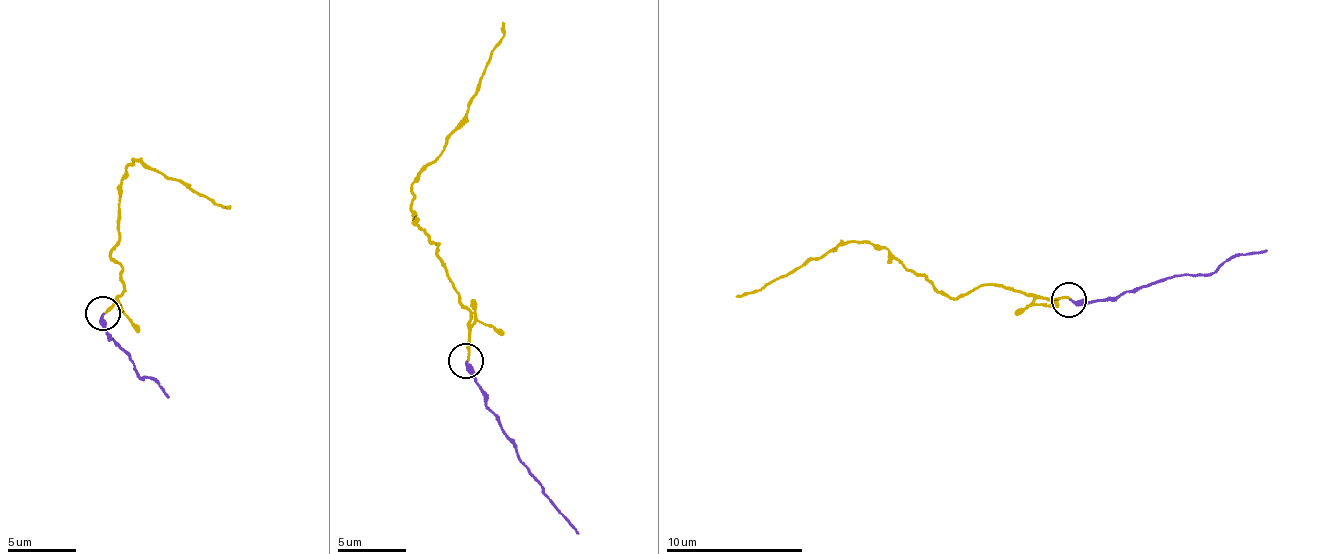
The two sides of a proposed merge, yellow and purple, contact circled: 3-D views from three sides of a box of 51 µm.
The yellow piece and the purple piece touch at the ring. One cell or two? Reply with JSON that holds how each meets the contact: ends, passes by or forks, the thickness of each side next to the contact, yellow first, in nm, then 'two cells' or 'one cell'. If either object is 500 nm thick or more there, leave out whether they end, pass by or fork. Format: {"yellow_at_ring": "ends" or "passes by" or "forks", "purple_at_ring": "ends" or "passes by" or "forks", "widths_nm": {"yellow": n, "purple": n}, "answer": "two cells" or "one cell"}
{"yellow_at_ring": "ends", "purple_at_ring": "ends", "widths_nm": {"yellow": 160, "purple": 280}, "answer": "two cells"}

